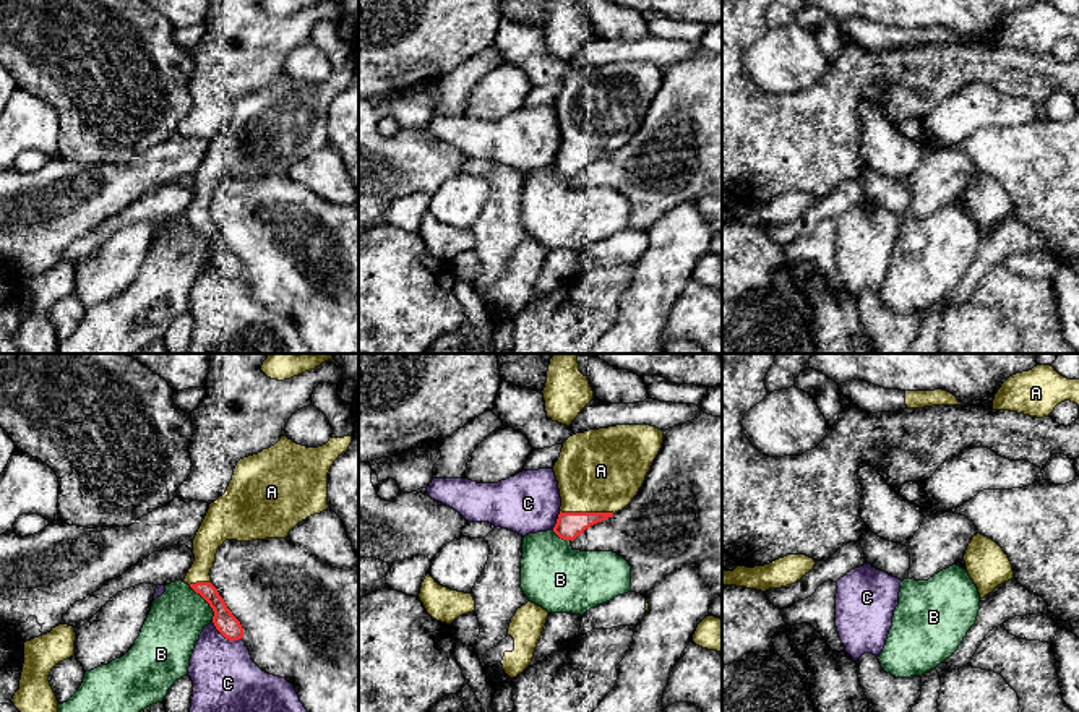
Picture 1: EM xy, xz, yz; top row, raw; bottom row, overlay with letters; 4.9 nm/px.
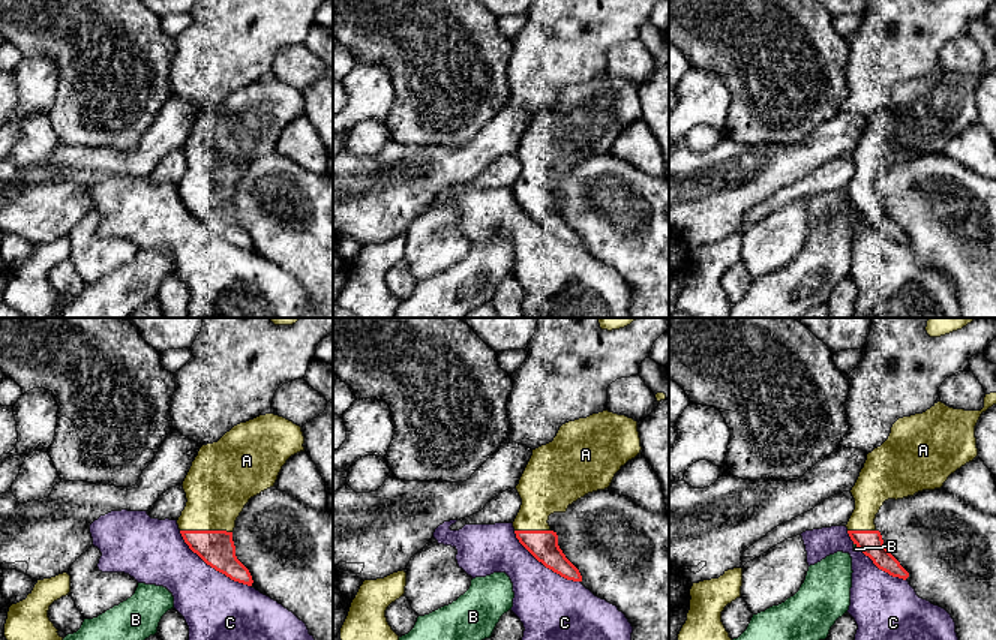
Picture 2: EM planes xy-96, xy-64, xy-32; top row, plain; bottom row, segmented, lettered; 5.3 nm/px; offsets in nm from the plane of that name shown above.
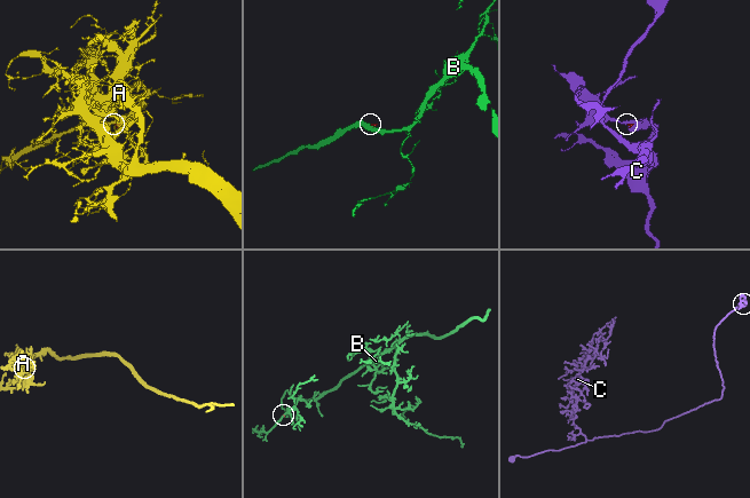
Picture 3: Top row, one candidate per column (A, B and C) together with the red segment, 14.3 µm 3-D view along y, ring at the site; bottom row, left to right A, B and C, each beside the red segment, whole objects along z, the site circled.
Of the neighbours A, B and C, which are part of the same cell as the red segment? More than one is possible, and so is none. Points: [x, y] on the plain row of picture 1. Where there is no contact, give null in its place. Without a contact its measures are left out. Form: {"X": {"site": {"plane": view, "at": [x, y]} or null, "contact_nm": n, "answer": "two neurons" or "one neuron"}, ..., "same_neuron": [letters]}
{"A": {"site": {"plane": "xz", "at": [588, 150]}, "contact_nm": 280, "answer": "one neuron"}, "B": {"site": {"plane": "xy", "at": [206, 237]}, "contact_nm": 220, "answer": "two neurons"}, "C": {"site": {"plane": "xy", "at": [226, 274]}, "contact_nm": 180, "answer": "two neurons"}, "same_neuron": ["A"]}

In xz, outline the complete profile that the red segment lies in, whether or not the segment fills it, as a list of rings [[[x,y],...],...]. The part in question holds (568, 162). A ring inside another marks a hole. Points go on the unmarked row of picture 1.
[[[617,62],[570,73],[553,102],[561,143],[553,169],[574,177],[591,162],[625,146],[643,123],[664,79],[664,68],[651,62]]]

